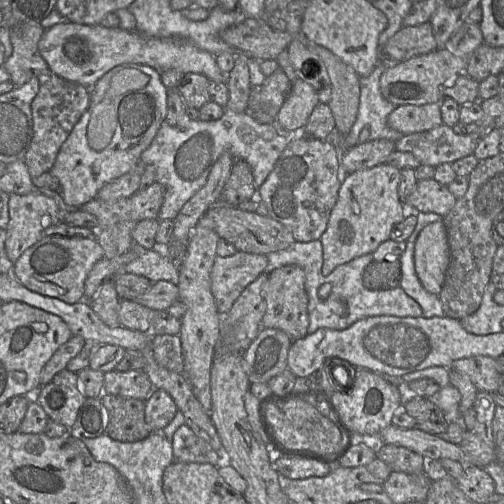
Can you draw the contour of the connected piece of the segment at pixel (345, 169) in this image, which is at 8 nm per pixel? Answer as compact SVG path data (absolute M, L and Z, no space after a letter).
M387 139L370 140L351 147L342 155L342 173L350 174L386 163L394 150L395 142Z

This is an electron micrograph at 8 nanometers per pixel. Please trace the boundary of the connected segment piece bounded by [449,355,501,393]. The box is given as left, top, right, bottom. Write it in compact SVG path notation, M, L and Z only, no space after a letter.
M481 355L463 358L455 360L449 369L467 375L478 391L493 393L498 389L501 374L497 371L495 358Z

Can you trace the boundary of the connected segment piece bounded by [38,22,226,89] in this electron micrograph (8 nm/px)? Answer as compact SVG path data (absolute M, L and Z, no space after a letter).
M74 22L56 24L44 31L38 49L49 69L56 75L89 89L108 71L125 63L144 64L159 72L175 69L183 74L202 74L215 82L226 81L215 56L191 42L176 37L146 37L138 31L127 31L121 27L106 28L100 24Z

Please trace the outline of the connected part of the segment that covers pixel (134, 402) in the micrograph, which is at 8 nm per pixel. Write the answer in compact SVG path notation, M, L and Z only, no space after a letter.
M103 393L99 398L108 412L105 434L120 442L136 442L153 431L145 421L145 400Z

